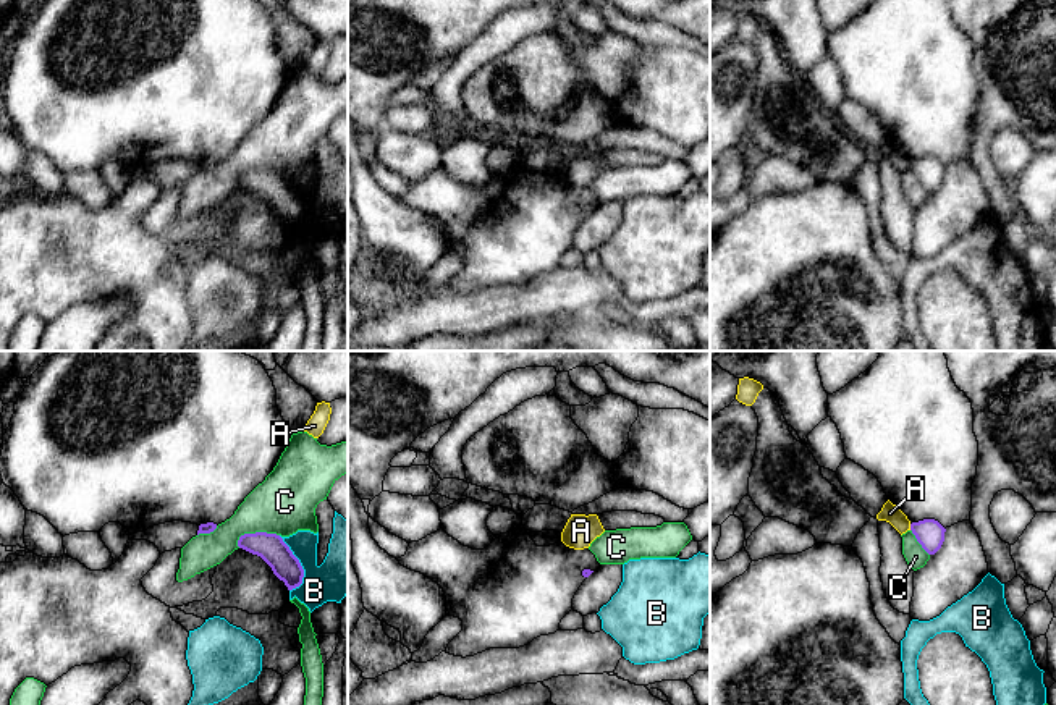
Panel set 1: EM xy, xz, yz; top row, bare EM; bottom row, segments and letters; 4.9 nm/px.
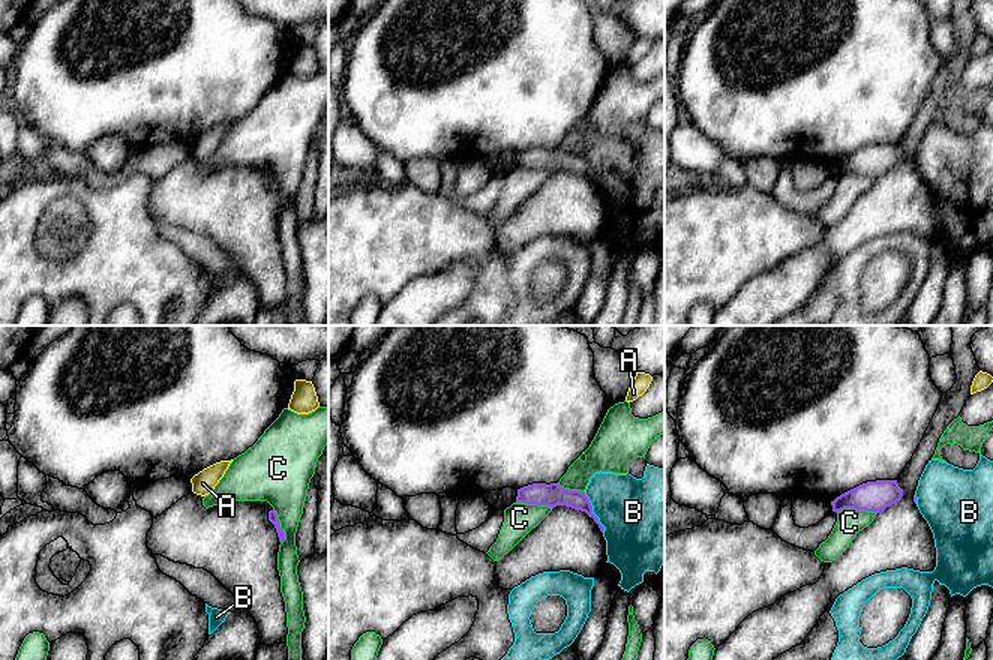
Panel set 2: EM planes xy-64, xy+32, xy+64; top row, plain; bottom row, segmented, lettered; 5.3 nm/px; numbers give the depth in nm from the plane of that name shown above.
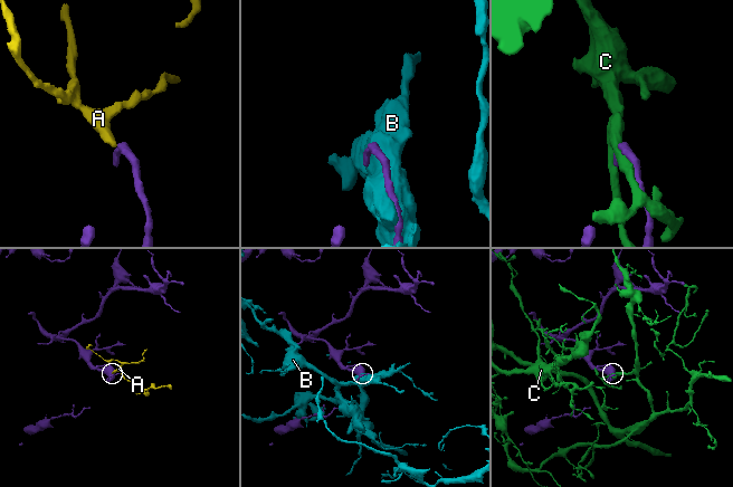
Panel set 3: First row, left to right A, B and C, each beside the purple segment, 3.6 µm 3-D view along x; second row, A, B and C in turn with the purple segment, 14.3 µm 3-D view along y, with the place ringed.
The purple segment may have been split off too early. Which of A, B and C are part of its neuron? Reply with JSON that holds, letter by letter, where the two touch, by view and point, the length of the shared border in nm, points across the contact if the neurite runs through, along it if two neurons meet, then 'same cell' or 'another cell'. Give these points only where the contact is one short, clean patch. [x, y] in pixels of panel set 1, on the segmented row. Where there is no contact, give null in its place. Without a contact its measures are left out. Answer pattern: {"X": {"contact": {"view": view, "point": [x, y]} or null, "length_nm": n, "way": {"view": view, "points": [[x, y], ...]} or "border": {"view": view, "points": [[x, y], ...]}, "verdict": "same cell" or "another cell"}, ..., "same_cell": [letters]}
{"A": {"contact": {"view": "yz", "point": [911, 527]}, "length_nm": 30, "border": {"view": "yz", "points": [[909, 524], [911, 529]]}, "verdict": "another cell"}, "B": {"contact": {"view": "xy", "point": [299, 565]}, "length_nm": 280, "verdict": "another cell"}, "C": {"contact": {"view": "xy", "point": [256, 532]}, "length_nm": 220, "verdict": "another cell"}, "same_cell": []}

